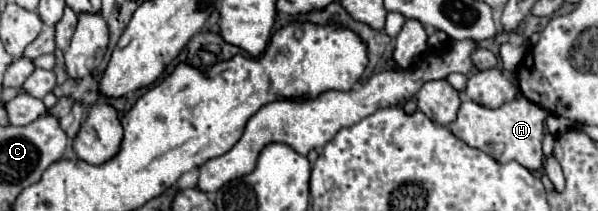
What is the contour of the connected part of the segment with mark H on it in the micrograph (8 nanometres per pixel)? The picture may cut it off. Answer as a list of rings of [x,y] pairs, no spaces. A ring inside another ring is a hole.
[[[525,97],[507,101],[497,109],[491,109],[491,107],[485,107],[485,105],[479,105],[475,101],[467,99],[461,103],[459,115],[449,125],[449,129],[453,131],[455,137],[465,141],[469,147],[475,147],[481,151],[493,151],[495,143],[503,143],[505,149],[499,157],[501,163],[517,161],[523,167],[527,167],[529,171],[539,171],[543,167],[541,143],[543,143],[543,123],[545,123],[547,115],[549,115],[549,111],[545,111],[543,107],[537,107],[535,103],[529,103]]]

